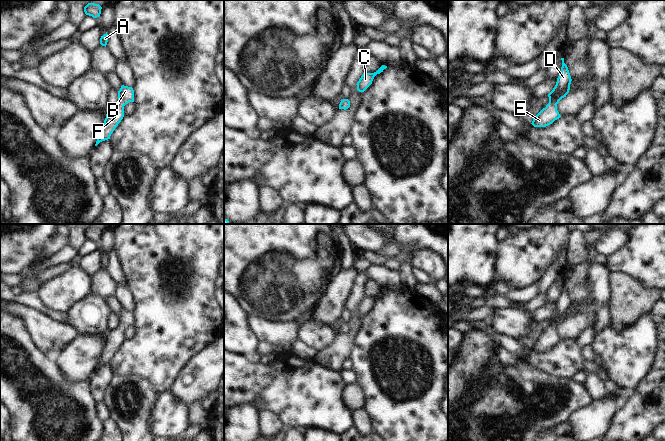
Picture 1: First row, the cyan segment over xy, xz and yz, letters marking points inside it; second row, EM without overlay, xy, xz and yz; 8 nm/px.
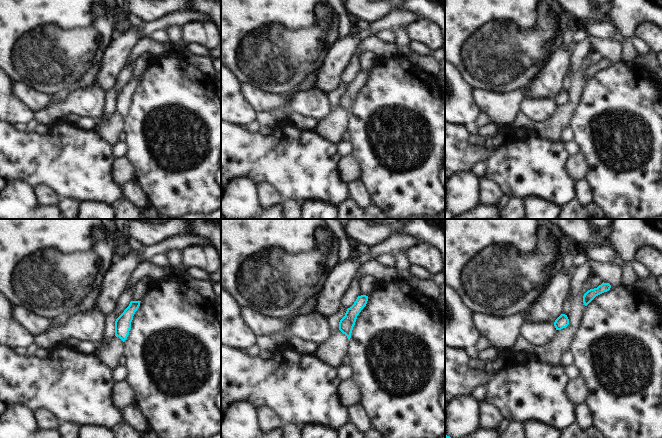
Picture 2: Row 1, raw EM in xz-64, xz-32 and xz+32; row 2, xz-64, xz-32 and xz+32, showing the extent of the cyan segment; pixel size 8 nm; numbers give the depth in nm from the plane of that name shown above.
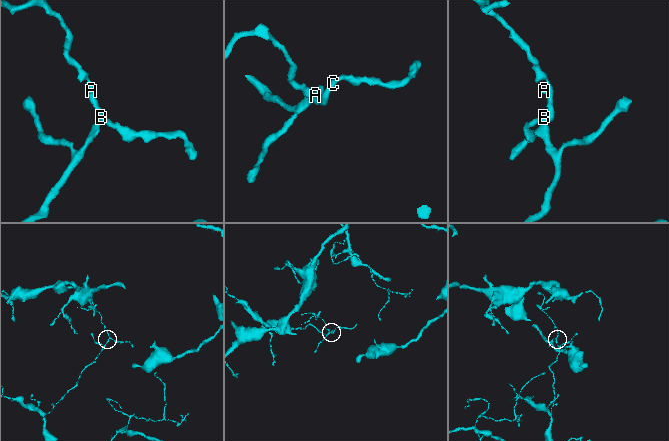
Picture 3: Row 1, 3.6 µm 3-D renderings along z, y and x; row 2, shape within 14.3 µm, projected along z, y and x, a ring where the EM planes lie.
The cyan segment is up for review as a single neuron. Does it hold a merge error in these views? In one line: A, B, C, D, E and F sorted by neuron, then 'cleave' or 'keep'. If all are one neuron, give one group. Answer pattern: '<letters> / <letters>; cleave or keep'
A B C D E F; keep

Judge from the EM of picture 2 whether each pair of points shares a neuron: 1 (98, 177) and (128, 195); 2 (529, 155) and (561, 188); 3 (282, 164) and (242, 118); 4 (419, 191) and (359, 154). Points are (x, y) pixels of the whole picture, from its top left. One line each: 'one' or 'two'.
1: two
2: one
3: two
4: one

